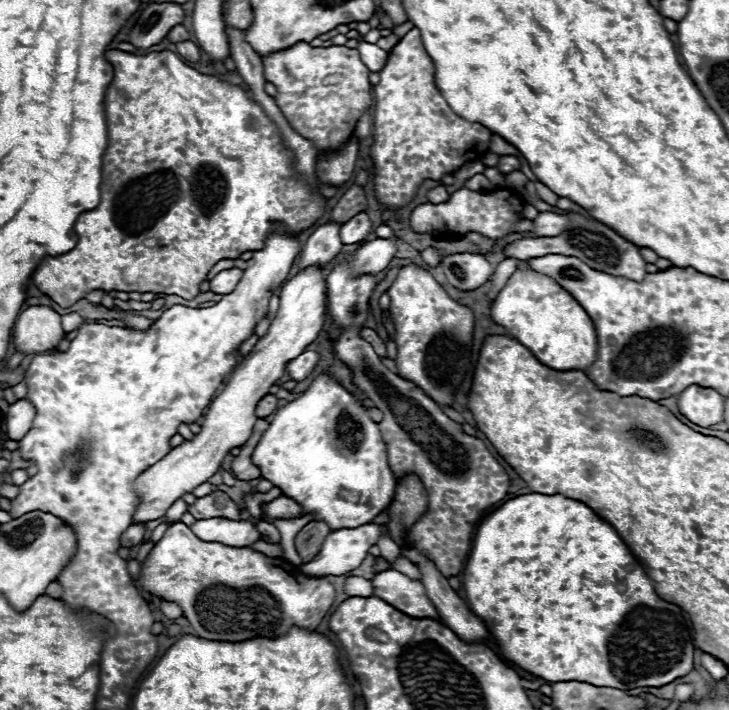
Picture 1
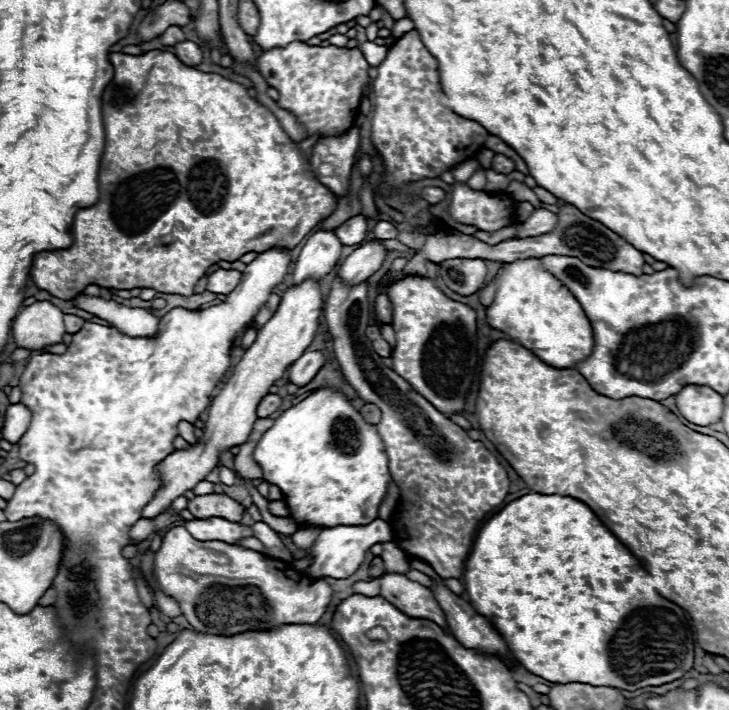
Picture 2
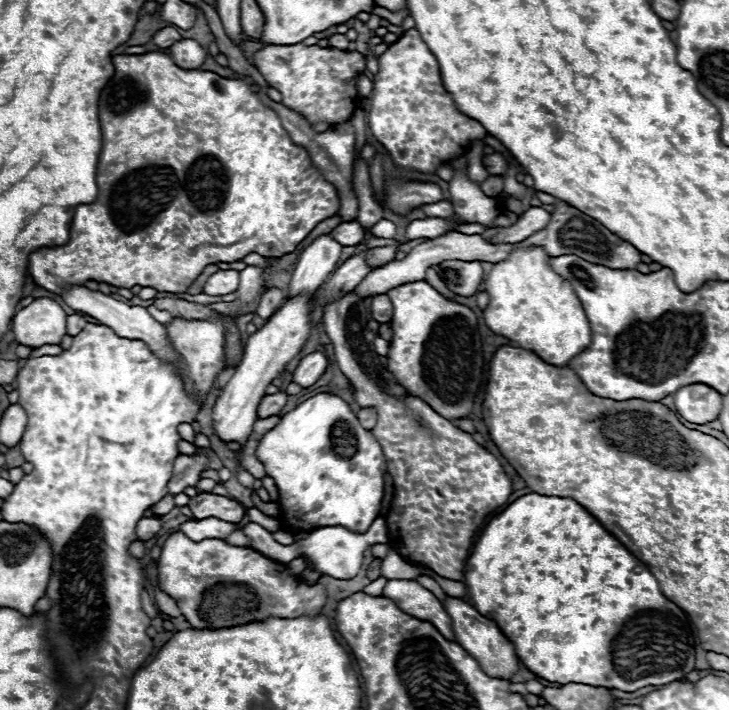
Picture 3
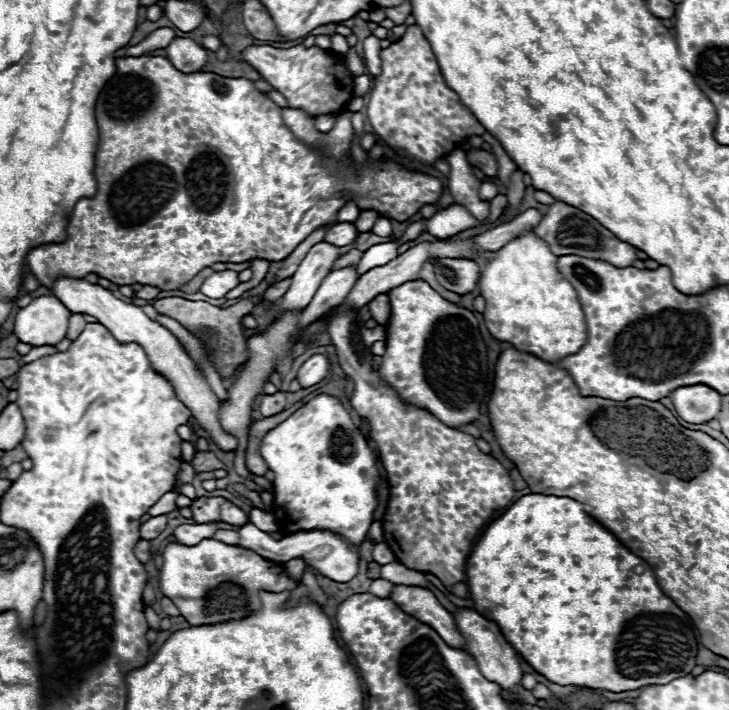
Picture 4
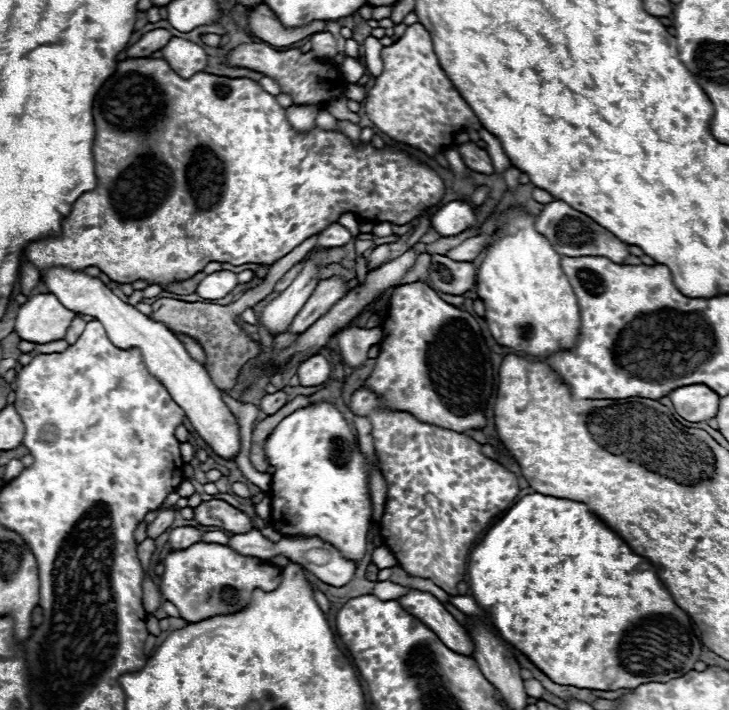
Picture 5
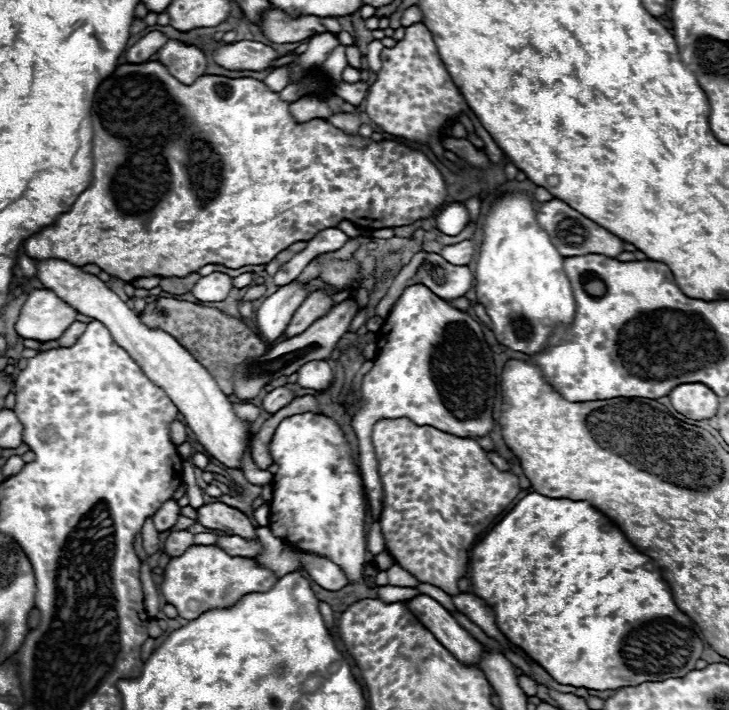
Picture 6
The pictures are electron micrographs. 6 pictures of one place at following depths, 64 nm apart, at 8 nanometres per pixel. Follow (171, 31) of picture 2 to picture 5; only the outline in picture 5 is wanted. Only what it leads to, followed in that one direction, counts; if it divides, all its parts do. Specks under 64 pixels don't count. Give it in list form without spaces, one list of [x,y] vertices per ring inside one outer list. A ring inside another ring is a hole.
[[[164,28],[152,30],[152,32],[144,34],[134,46],[126,48],[126,54],[128,54],[130,58],[146,58],[146,56],[150,56],[152,52],[164,48],[164,46],[170,42],[170,38],[172,38],[172,34],[170,34],[168,30],[164,30]]]

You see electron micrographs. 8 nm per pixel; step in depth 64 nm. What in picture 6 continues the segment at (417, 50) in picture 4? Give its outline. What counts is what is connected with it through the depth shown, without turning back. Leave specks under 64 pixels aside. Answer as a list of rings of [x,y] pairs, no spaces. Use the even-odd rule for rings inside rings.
[[[424,24],[408,26],[396,46],[382,50],[382,70],[368,90],[364,110],[384,132],[420,144],[428,144],[430,134],[442,134],[448,122],[458,122],[462,114],[468,114],[468,104],[448,76]]]

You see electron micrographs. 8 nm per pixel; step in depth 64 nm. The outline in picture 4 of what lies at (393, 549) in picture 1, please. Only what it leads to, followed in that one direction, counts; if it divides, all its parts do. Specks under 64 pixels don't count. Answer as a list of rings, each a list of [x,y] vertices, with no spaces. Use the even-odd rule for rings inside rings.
[[[392,560],[390,564],[384,564],[380,570],[380,578],[390,580],[392,584],[410,584],[410,586],[426,586],[426,576],[418,570],[406,568],[400,560]]]

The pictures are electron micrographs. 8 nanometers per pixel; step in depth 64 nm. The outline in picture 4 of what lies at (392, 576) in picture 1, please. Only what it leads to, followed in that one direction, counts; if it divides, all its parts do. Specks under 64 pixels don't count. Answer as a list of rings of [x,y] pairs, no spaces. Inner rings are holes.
[[[394,584],[390,598],[410,616],[418,618],[420,622],[426,622],[430,628],[434,628],[440,638],[454,648],[464,648],[464,638],[458,634],[456,622],[452,614],[438,602],[438,598],[420,586],[406,586],[406,584]]]

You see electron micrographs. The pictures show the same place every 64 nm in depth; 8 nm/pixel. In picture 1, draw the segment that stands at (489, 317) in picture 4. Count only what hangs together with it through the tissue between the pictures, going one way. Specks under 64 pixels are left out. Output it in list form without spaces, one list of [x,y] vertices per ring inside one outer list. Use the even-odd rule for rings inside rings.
[[[516,268],[494,300],[492,318],[548,368],[588,370],[596,360],[598,336],[594,322],[586,310],[552,278]]]

